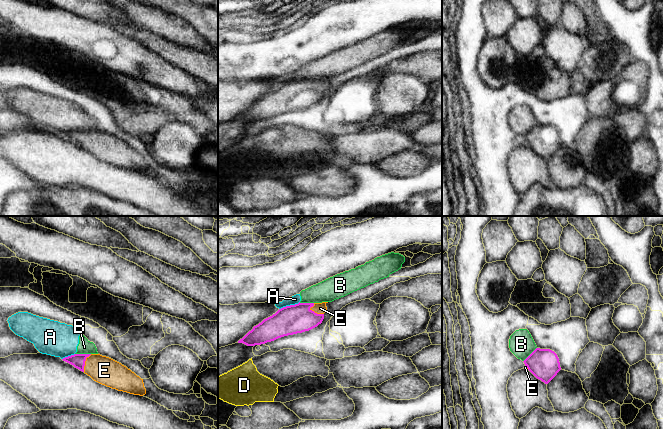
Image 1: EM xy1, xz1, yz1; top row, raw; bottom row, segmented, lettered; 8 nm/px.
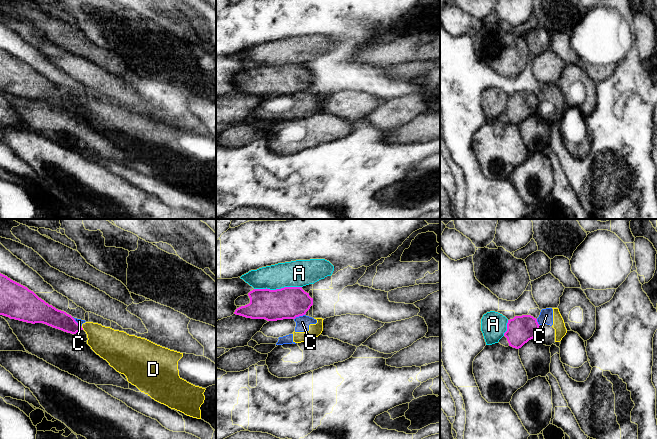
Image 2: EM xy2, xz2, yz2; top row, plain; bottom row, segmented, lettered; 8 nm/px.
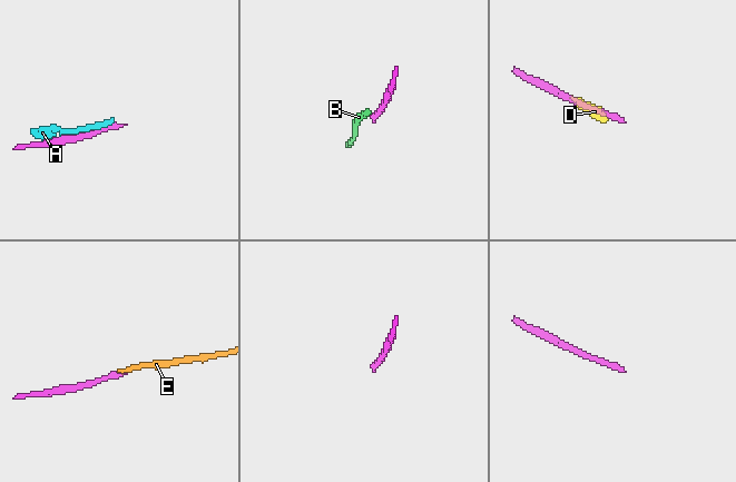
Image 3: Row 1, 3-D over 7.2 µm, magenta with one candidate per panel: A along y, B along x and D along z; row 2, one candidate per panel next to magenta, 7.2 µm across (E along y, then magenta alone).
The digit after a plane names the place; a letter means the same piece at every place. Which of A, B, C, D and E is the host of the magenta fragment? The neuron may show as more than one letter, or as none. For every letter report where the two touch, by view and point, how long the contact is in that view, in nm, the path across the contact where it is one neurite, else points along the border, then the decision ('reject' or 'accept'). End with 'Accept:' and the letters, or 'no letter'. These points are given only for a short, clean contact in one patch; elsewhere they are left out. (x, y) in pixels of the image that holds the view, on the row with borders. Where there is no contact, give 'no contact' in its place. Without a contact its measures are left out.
A: xz2 (277, 289) | 380 nm | reject
B: xy1 (83, 354) | 130 nm | along xy1 (75, 353), (90, 354) | reject
C: xz2 (299, 315) | 100 nm | along xz2 (304, 314), (294, 319) | reject
D: xy2 (82, 328) | 40 nm | reject
E: xz1 (316, 313) | 130 nm | across xz1 (298, 318), (316, 313), (320, 308) | accept
Accept: E

